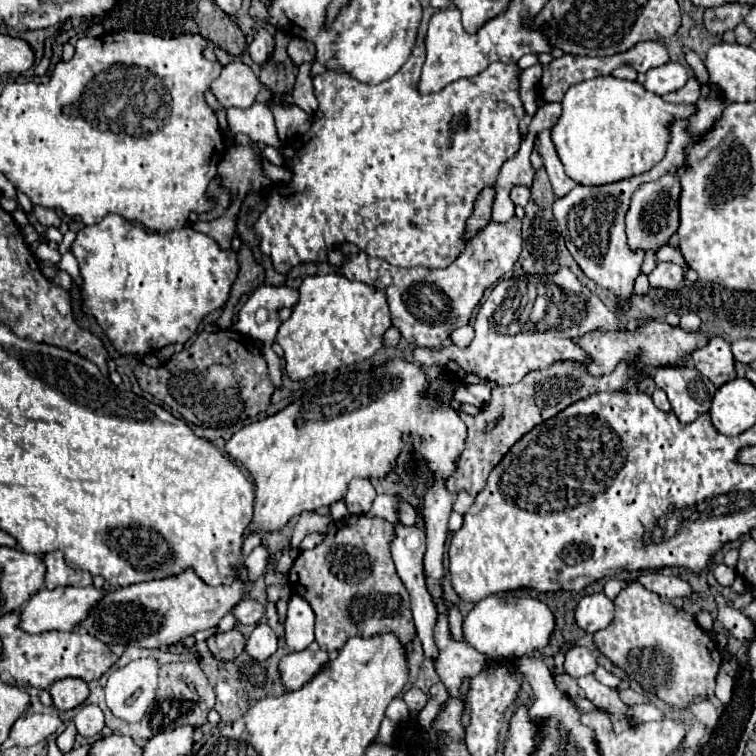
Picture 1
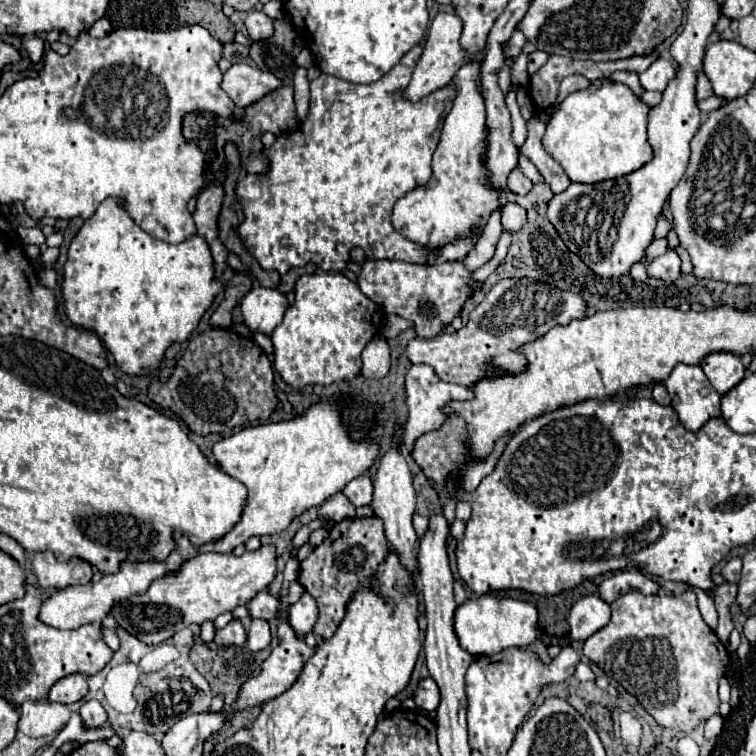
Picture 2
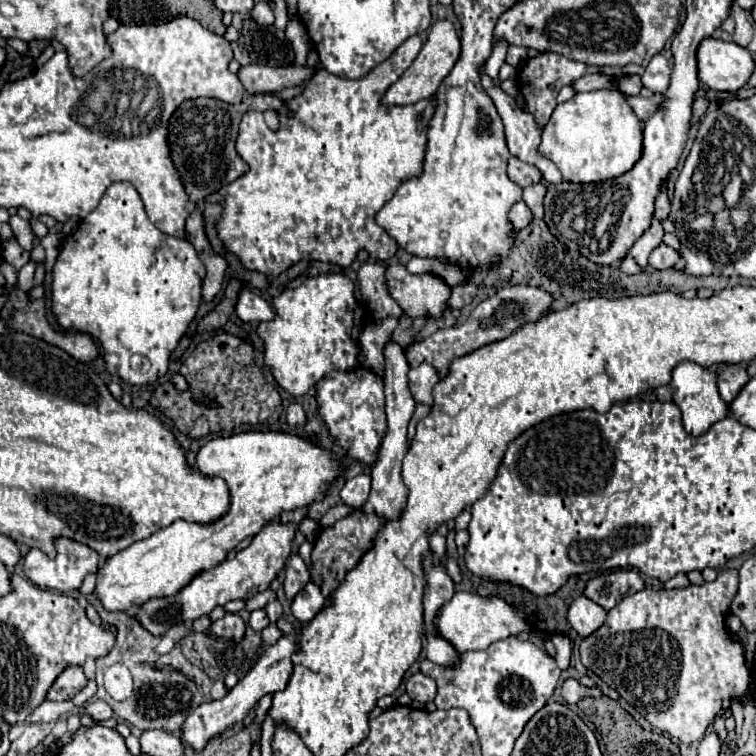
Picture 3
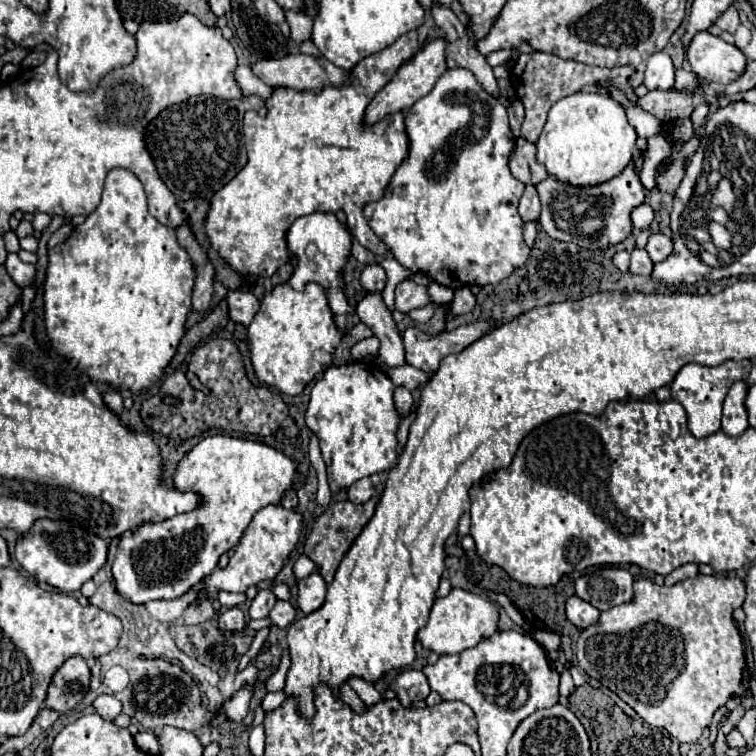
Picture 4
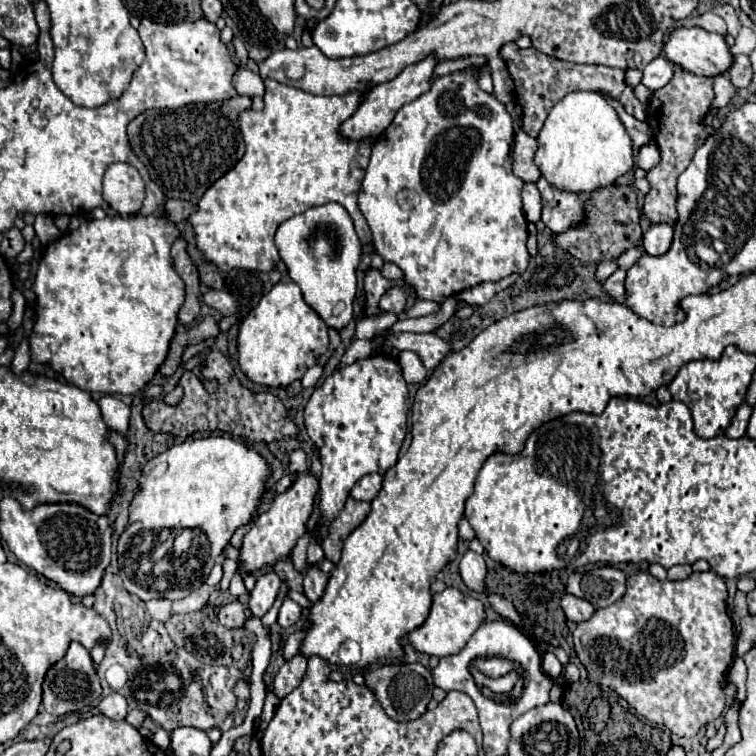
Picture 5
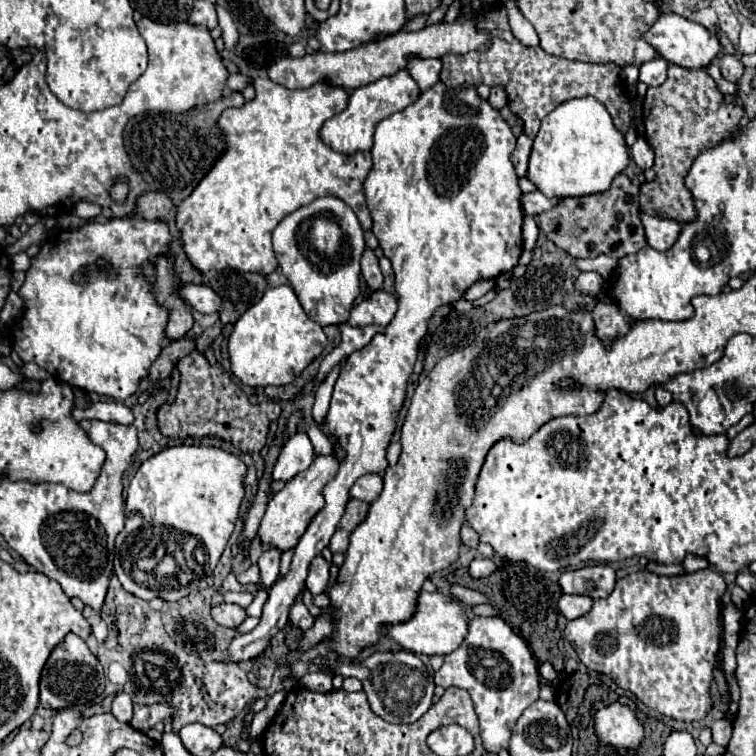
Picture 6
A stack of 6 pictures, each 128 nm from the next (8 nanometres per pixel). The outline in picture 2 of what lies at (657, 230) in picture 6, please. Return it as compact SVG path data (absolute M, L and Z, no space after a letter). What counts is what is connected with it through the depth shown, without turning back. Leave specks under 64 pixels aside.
M666 250L662 256L648 264L648 276L660 278L664 282L674 282L680 276L680 258L674 250Z

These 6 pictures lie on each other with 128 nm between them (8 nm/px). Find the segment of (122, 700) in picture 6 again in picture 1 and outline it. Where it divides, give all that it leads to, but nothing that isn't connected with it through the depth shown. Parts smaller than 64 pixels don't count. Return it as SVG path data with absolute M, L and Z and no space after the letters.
M86 704L74 716L74 724L80 736L92 738L104 728L104 712L96 704Z

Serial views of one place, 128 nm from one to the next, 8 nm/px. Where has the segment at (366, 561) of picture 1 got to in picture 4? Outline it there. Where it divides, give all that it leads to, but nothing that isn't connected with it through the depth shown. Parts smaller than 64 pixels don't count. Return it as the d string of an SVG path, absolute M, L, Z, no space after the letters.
M376 498L364 502L364 504L354 504L350 500L340 500L330 504L324 514L316 520L312 534L308 536L306 544L304 544L304 554L314 560L320 568L320 574L324 576L324 580L330 584L334 578L334 572L342 560L342 556L348 552L348 548L352 546L352 542L356 540L356 536L362 532L362 528L368 524L368 520L374 516L376 510Z

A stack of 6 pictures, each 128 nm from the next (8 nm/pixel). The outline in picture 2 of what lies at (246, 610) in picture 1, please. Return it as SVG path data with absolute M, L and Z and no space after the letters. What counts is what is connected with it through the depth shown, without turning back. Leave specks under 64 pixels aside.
M262 590L254 600L250 600L248 610L252 618L262 618L262 620L274 620L280 608L280 598L270 596L266 590Z

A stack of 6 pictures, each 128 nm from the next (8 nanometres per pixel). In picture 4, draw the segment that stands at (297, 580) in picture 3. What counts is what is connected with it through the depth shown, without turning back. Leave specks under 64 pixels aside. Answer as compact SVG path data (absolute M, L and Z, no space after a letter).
M300 556L300 558L296 560L296 564L294 564L294 574L296 574L298 580L306 578L308 574L312 574L312 572L316 572L316 570L318 570L316 564L314 564L308 556Z

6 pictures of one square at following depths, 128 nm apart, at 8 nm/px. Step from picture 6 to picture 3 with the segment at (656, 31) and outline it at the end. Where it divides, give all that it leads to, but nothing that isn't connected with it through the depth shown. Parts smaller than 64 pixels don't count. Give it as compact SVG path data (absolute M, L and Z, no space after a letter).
M704 38L696 52L698 78L712 90L736 92L754 72L750 52L734 42Z

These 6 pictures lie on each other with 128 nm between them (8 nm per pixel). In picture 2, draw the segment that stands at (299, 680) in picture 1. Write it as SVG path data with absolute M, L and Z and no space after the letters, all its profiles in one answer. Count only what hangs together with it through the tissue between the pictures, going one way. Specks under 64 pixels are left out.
M292 582L292 584L290 584L290 592L288 592L288 596L282 598L282 606L280 606L280 612L278 612L278 618L276 618L276 634L278 634L278 638L280 638L280 644L278 644L276 648L272 648L270 656L262 662L260 674L248 678L248 680L240 686L238 698L236 698L236 700L232 702L232 706L230 706L232 712L242 712L242 710L246 710L246 708L250 708L250 706L262 704L262 702L272 700L272 698L280 696L282 692L286 692L286 690L296 682L296 678L300 676L304 662L314 654L314 650L308 648L308 646L304 644L304 640L298 638L298 636L292 632L292 626L290 626L288 622L282 622L282 620L280 620L282 610L284 610L288 604L294 604L294 602L302 596L302 592L304 592L304 588L300 586L300 582Z

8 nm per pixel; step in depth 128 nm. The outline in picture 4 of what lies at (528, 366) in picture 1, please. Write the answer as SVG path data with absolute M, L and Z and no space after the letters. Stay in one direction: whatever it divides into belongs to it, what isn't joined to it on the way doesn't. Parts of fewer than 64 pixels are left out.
M484 320L460 326L452 332L440 332L436 336L424 334L418 328L408 328L402 336L404 350L406 350L406 362L432 374L438 370L438 364L442 358L454 352L462 352L466 346L470 346L480 336L484 336L490 328L492 324Z

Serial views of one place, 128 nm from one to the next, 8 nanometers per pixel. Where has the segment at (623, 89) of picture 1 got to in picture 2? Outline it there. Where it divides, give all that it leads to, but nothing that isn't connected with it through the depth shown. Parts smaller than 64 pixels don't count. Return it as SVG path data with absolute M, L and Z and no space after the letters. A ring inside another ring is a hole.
M608 78L594 80L590 88L572 92L564 98L558 112L548 122L548 128L542 140L544 150L564 168L564 172L568 174L572 182L594 184L594 182L626 176L652 160L652 146L646 140L648 110L650 106L644 104L640 98L636 98L628 86L612 82ZM710 96L710 98L706 98L706 100L700 100L700 102L698 102L698 108L700 108L704 114L708 114L708 112L724 106L726 102L728 102L728 100L724 100L724 98L720 98L720 96Z

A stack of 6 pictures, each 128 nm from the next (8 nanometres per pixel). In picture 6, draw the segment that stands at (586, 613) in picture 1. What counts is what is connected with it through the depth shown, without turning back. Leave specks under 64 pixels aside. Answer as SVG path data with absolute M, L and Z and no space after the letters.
M562 594L558 600L558 610L566 620L576 620L590 612L592 598L590 596L578 596L578 594Z

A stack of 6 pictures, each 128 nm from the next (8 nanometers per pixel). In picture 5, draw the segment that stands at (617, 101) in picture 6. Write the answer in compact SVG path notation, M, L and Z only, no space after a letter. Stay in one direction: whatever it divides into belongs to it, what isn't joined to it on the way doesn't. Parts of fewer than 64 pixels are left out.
M508 42L502 46L500 50L502 60L508 66L508 72L514 80L514 88L516 88L516 100L522 106L522 130L536 138L548 112L552 110L552 106L562 100L566 94L570 92L578 92L578 90L590 90L590 92L600 92L600 94L608 94L614 100L618 100L626 112L630 112L632 116L636 116L638 120L646 120L646 108L638 102L638 98L634 96L632 88L624 82L624 70L620 68L610 68L610 66L590 66L590 64L572 64L572 62L562 62L558 58L546 56L538 50L520 50L516 46L516 42Z

